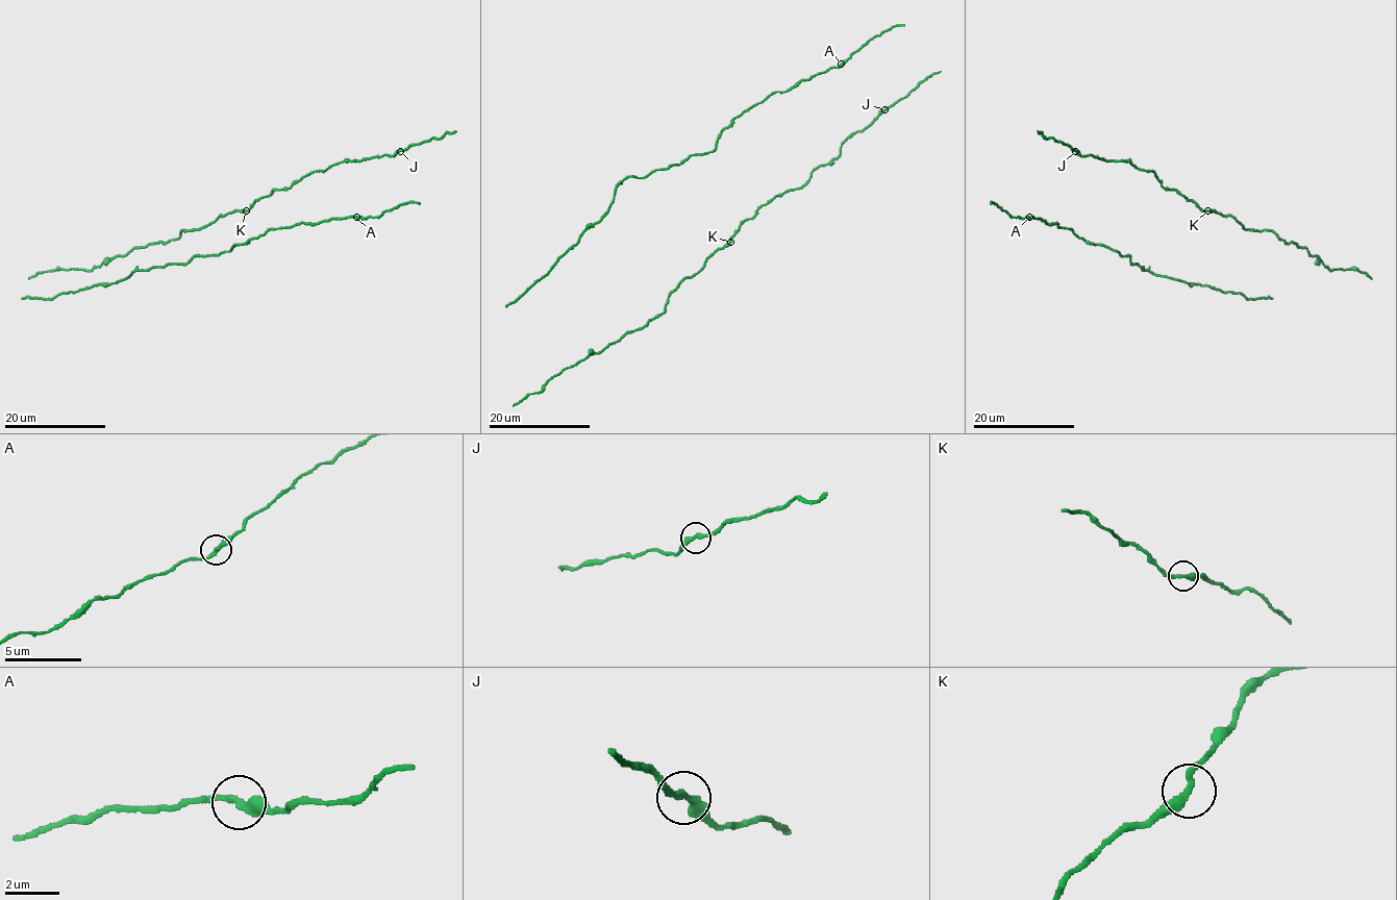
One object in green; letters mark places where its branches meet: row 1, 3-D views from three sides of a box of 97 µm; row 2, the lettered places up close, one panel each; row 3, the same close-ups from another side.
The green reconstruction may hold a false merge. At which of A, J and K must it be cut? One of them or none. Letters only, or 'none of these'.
none of these

